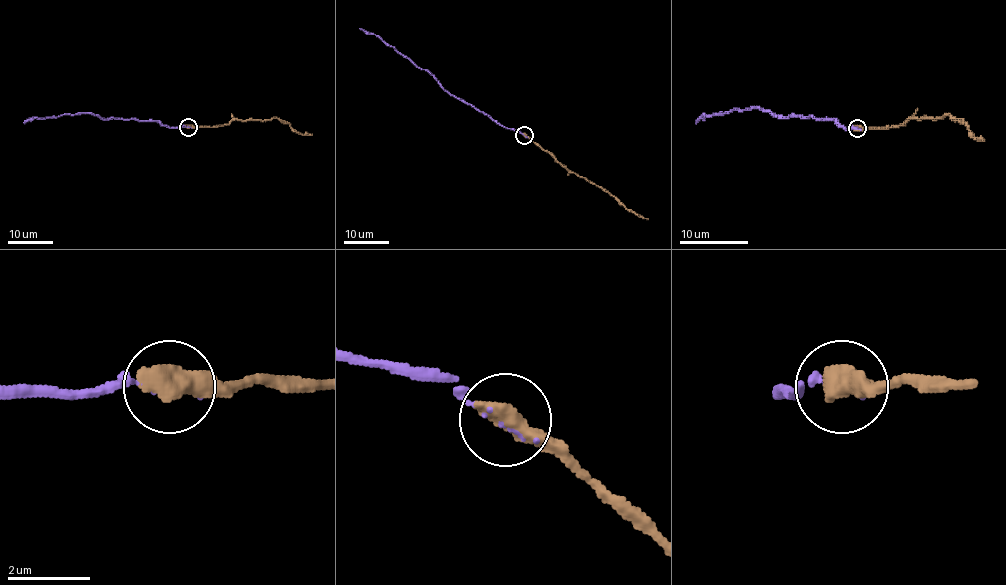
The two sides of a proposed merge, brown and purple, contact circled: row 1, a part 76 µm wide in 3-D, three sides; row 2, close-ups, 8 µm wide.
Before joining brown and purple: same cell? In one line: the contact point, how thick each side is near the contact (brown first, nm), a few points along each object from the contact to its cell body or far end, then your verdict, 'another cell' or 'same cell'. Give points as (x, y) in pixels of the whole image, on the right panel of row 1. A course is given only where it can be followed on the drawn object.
place (857, 128); calibres 650 and 80 nm; course brown (857, 129), (888, 129), (912, 117), (934, 118), (950, 115), (984, 141); course purple (857, 129), (845, 129), (833, 120), (816, 120), (811, 117), (773, 117), (759, 108), (705, 115), (696, 122); same cell

